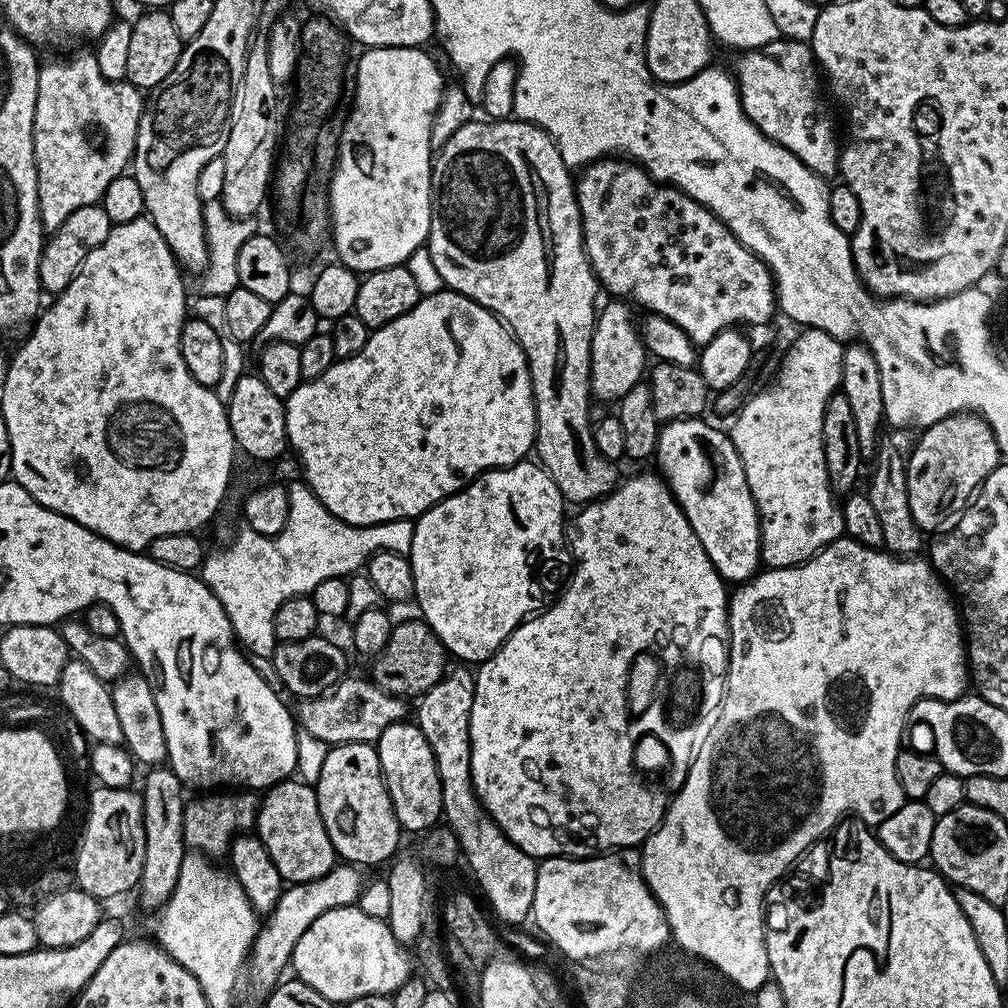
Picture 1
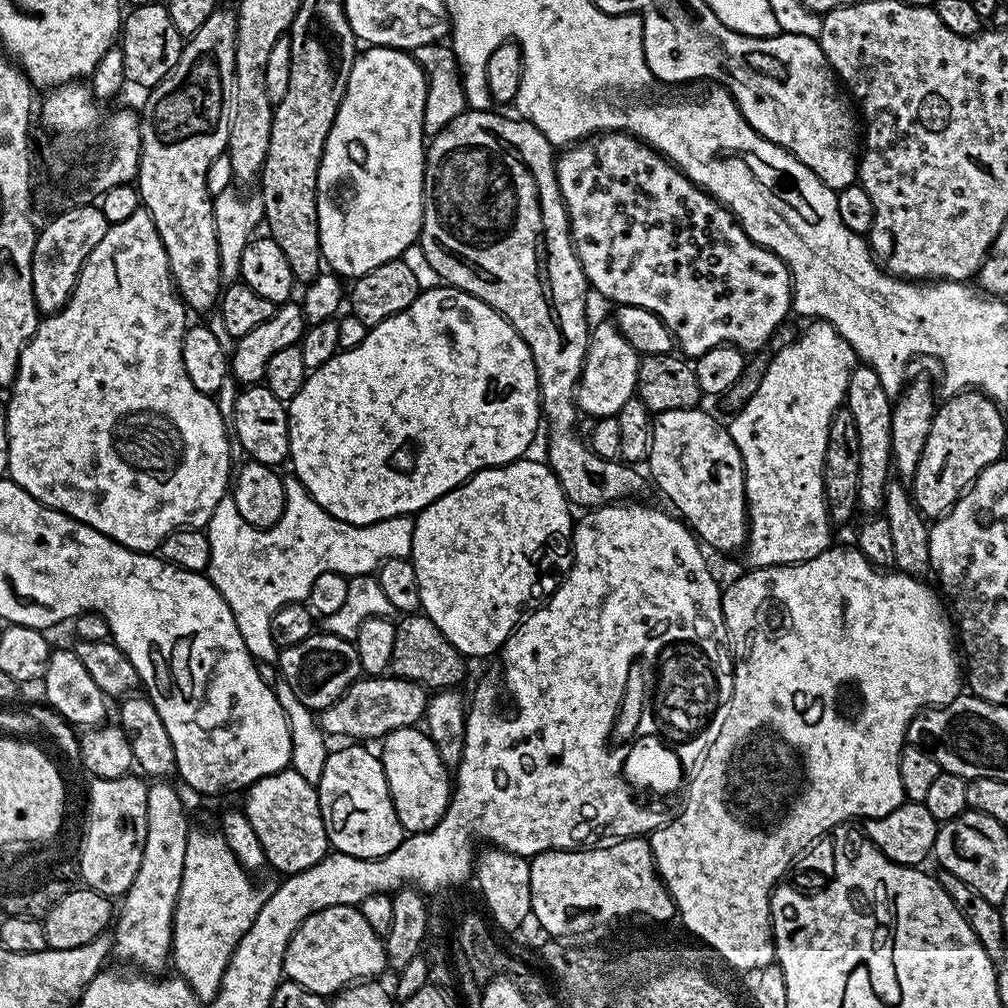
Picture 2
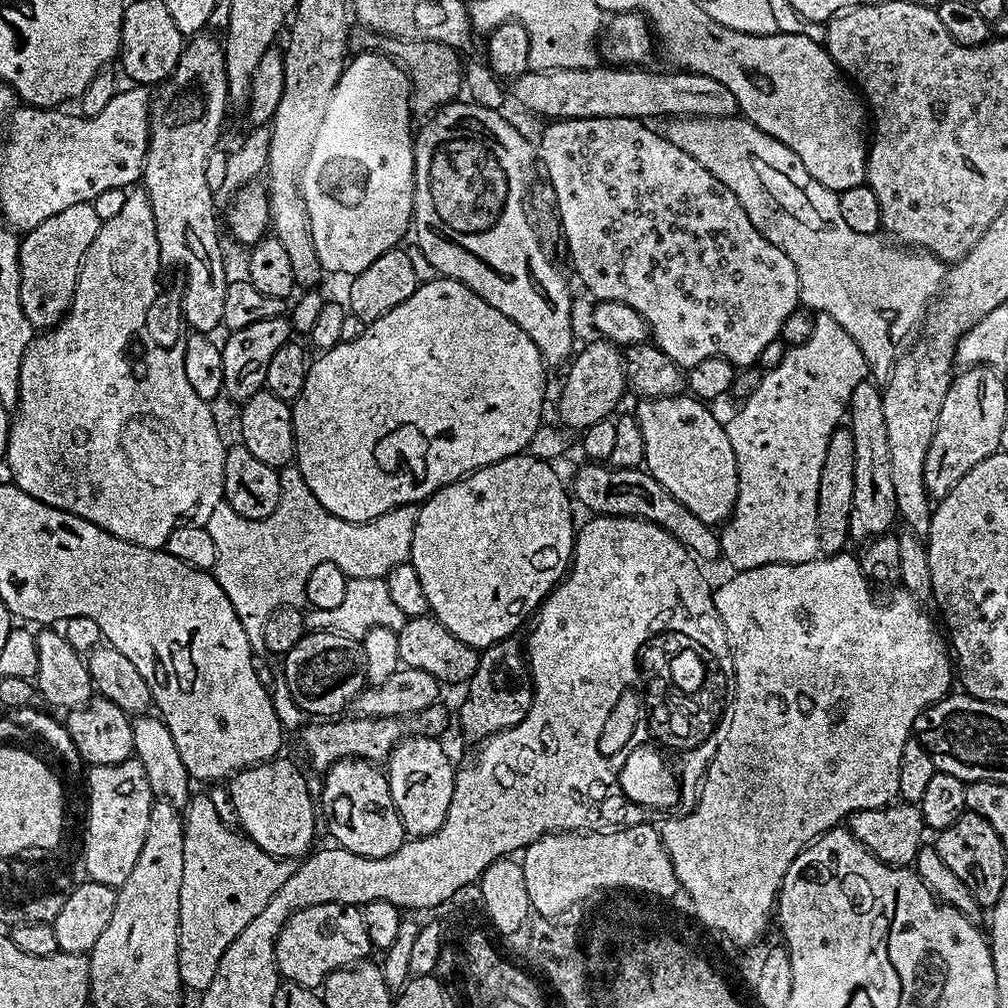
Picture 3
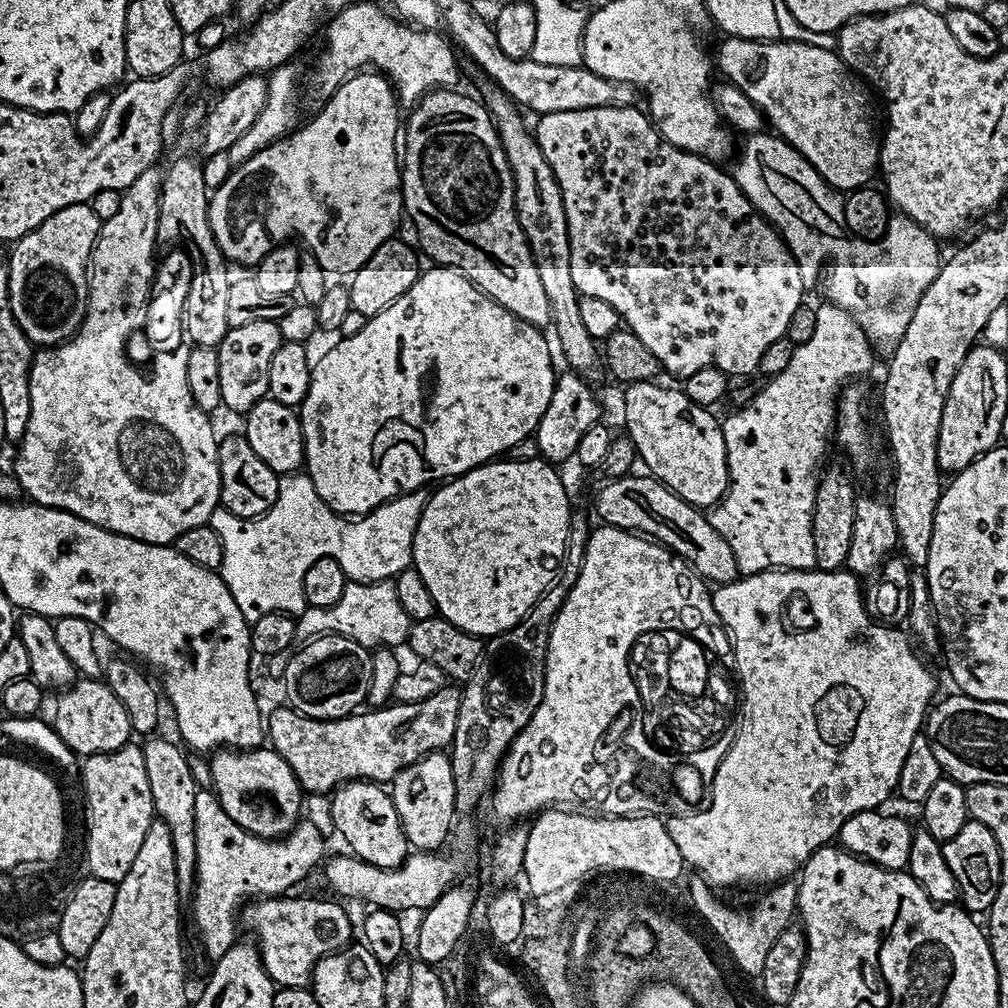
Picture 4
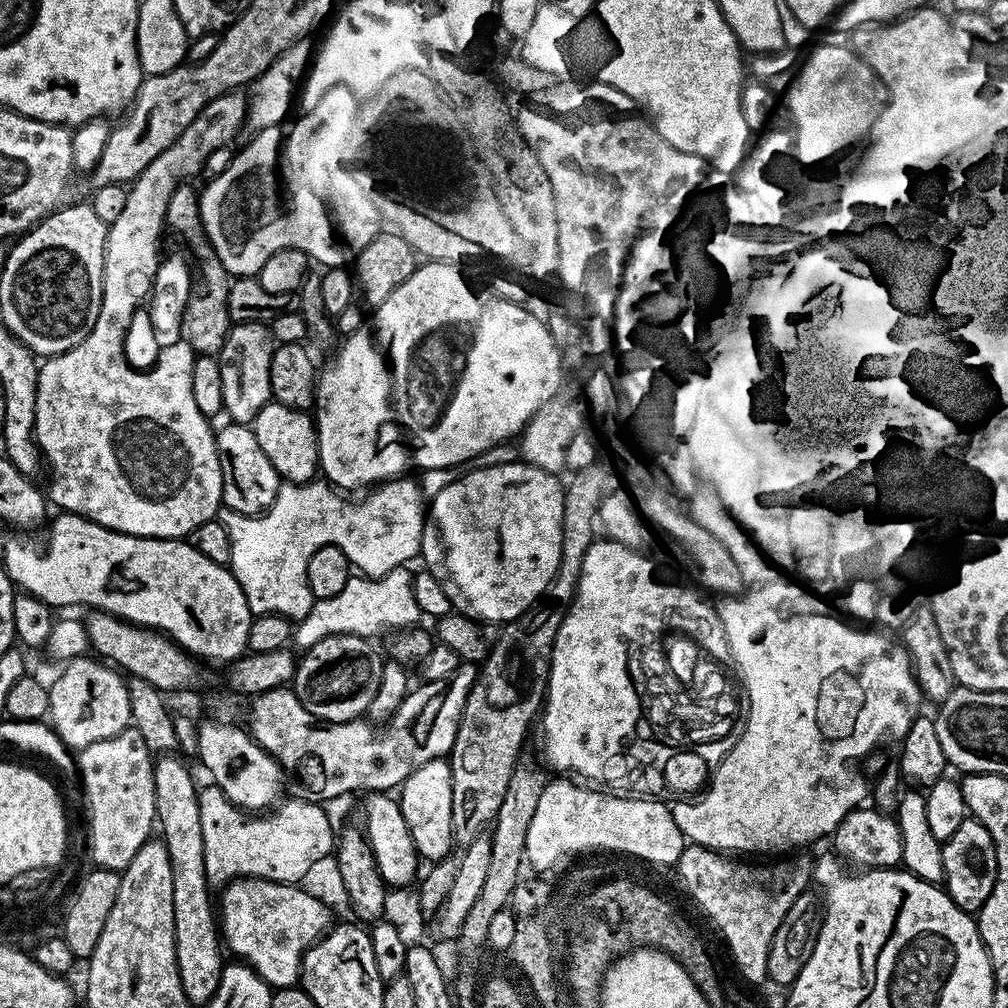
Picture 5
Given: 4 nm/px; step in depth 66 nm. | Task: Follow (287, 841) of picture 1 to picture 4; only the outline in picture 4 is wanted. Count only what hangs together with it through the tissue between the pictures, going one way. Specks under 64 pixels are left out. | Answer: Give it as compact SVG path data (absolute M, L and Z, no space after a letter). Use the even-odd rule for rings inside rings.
M271 746L251 750L216 750L210 756L213 789L222 810L255 836L279 838L301 819L302 789L294 770Z

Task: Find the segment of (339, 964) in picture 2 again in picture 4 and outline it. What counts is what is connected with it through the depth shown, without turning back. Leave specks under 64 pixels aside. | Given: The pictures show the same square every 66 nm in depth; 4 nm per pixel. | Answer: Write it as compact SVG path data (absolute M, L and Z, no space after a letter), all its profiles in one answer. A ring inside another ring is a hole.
M285 894L283 896L269 896L267 898L256 898L245 903L242 909L242 924L249 928L256 937L254 943L260 950L260 957L264 968L268 972L273 985L280 988L308 988L314 966L331 952L337 952L339 948L347 948L352 936L352 920L348 912L335 899L311 900L308 896L292 896L296 894Z

